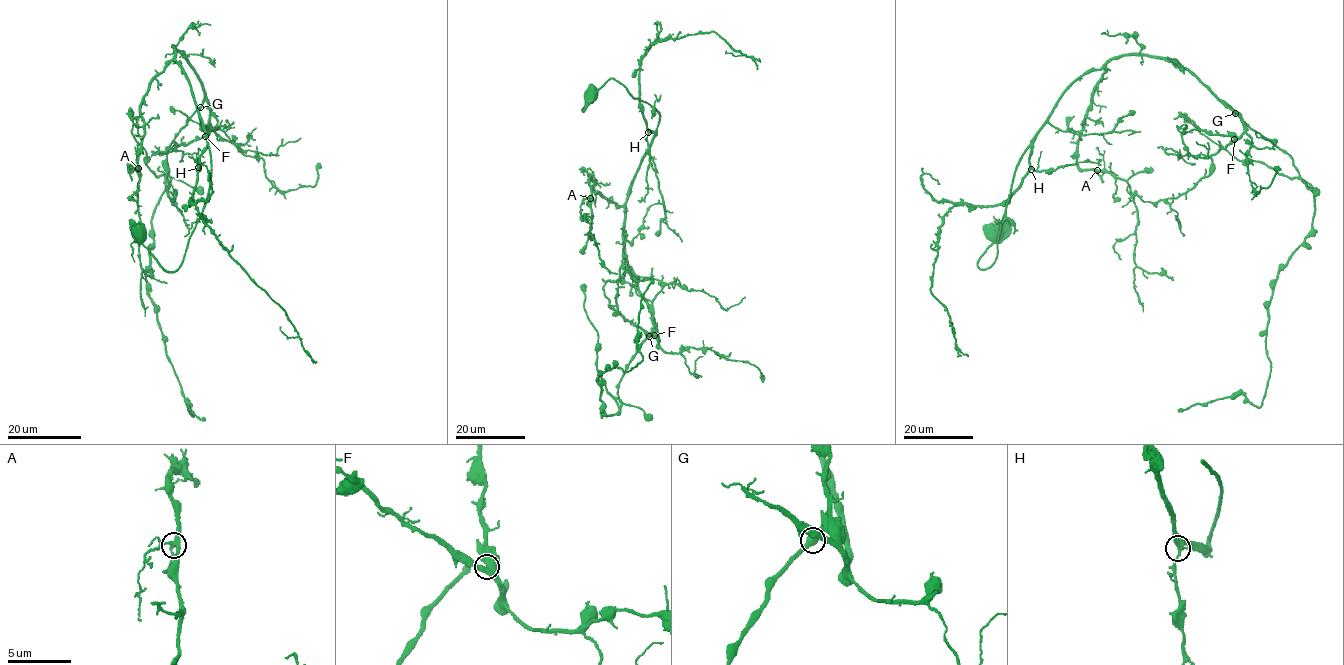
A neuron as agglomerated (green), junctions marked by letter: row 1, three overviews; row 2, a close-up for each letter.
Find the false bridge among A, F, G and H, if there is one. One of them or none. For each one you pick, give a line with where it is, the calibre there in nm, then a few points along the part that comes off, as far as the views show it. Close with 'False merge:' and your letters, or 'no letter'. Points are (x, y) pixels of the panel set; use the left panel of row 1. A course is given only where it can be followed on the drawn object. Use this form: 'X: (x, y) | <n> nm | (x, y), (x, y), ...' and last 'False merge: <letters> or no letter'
False merge: no letter

